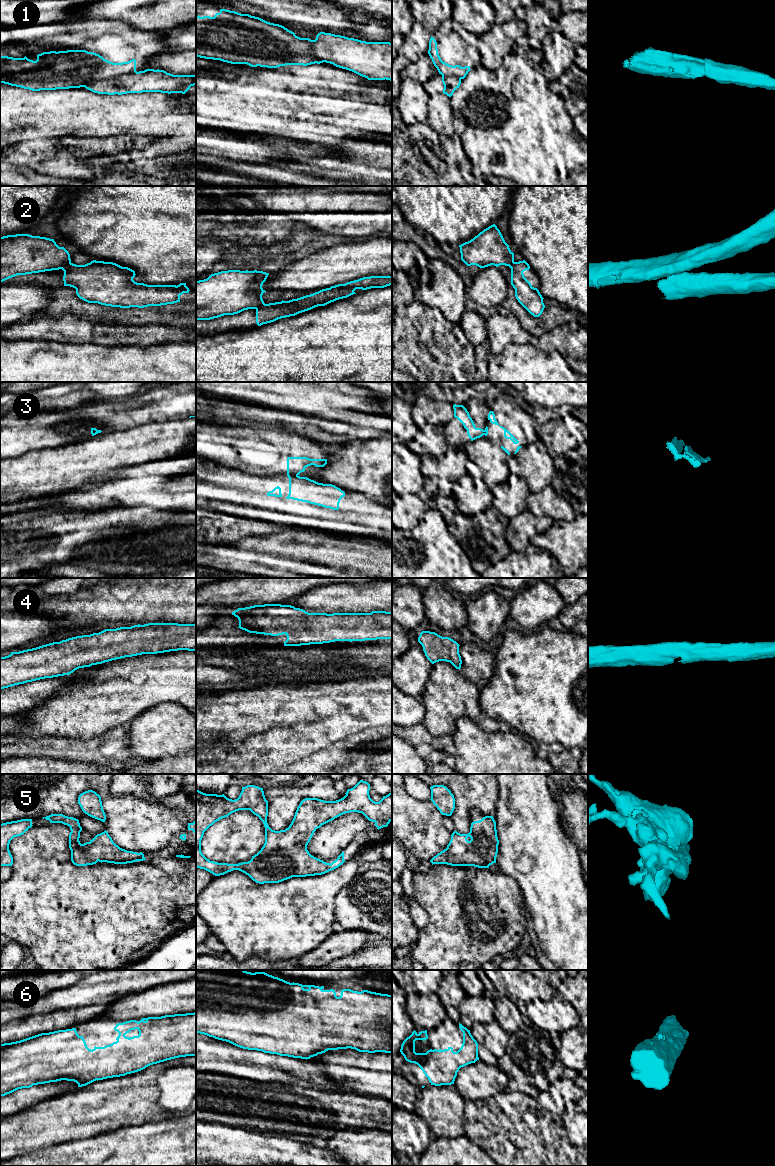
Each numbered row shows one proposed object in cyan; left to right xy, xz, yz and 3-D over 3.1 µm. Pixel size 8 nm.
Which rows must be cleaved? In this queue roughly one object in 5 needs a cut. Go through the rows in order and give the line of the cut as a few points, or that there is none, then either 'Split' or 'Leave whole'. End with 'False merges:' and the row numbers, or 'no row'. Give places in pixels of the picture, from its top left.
1: Split along xy (136, 71), (93, 80), (84, 86). Split
2: Split along xz (265, 304), (256, 309). Split
3: Split along xz (287, 474), (297, 476). Split
4: No split. Leave whole
5: No split. Leave whole
6: No split. Leave whole
False merges: 1, 2, 3

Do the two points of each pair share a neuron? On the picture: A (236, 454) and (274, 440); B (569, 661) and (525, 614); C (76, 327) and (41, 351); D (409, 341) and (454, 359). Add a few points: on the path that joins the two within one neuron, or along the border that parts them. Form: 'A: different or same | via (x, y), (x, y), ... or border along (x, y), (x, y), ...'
A: same | via (245, 448), (265, 447)
B: different | border along (544, 624), (533, 631)
C: different | border along (33, 339), (79, 344)
D: same | via (420, 338), (435, 339), (444, 348)

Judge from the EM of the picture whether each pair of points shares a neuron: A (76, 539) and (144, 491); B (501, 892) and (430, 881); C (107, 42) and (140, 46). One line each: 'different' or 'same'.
A: different
B: same
C: same

